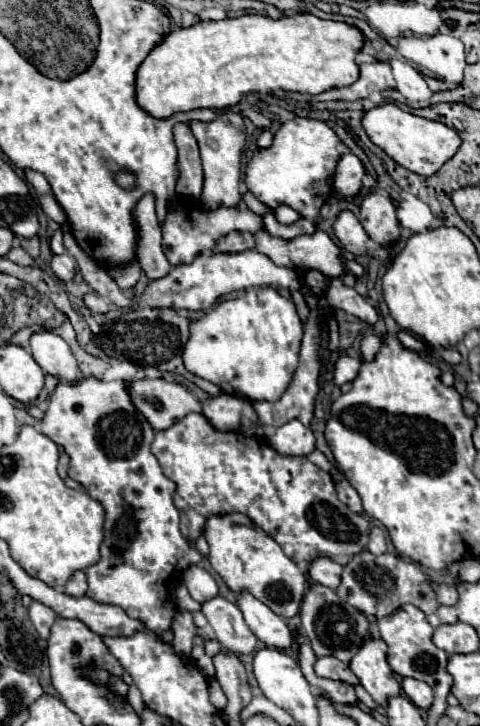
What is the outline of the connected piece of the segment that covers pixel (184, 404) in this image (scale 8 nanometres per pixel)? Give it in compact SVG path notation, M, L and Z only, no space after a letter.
M138 380L130 386L132 402L148 418L154 430L166 430L190 412L202 412L202 404L180 384L166 380Z

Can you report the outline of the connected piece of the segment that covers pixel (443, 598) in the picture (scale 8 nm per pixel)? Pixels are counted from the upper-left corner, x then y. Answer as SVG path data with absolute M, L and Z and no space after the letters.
M438 586L438 602L444 606L454 606L458 602L456 586Z

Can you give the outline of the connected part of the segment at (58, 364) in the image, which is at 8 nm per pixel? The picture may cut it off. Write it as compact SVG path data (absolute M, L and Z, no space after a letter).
M42 328L32 334L28 346L44 372L54 374L56 378L66 378L70 382L78 378L78 362L62 336Z

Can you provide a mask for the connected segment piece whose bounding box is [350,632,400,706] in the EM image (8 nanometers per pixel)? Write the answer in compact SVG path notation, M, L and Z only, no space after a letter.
M374 632L370 634L354 654L350 668L358 676L366 692L382 706L392 694L400 694L400 684L394 678L394 672L386 660L388 644Z

